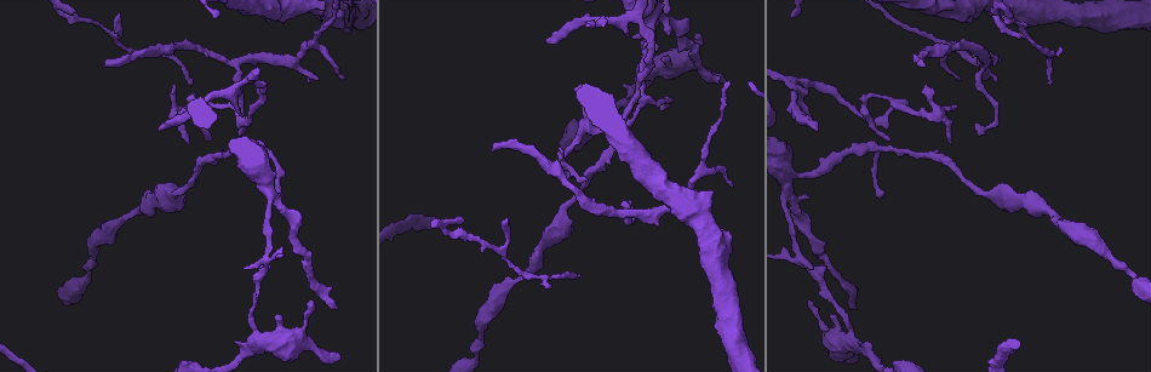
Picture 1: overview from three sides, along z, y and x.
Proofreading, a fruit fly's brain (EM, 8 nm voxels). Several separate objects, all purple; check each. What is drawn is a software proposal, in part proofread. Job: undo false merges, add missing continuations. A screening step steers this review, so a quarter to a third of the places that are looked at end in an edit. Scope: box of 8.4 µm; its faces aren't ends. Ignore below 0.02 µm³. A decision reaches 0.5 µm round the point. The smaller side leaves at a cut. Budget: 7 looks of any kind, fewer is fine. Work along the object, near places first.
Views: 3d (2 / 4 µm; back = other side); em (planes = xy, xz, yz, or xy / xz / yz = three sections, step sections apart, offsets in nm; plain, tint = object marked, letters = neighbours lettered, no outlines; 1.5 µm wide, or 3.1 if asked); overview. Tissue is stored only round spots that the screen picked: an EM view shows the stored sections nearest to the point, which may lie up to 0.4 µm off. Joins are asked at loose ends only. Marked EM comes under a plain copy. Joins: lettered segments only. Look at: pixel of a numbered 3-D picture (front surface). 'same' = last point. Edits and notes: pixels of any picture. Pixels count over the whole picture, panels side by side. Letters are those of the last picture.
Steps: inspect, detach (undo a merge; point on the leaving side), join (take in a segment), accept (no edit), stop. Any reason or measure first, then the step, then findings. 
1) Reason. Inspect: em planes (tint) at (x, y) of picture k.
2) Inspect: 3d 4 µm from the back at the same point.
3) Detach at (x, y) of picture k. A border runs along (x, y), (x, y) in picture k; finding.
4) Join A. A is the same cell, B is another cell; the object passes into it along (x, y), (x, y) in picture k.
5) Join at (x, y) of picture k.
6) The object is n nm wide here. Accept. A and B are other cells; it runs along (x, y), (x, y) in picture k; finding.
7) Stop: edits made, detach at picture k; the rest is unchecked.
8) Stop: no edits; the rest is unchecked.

Abrupt turn. Inspect: 3d 4 µm at (269, 247) of picture 1.

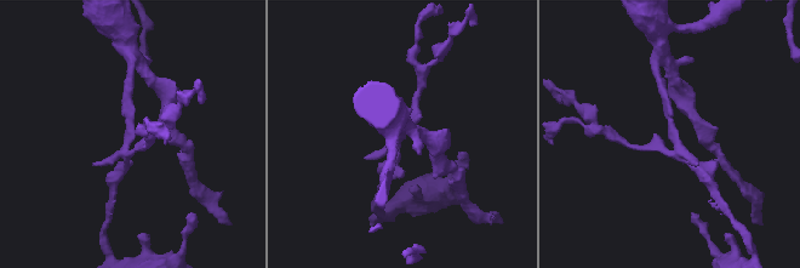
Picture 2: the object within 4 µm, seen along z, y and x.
Inspect: em xy step 8 (letters) at (401, 136) of picture 2.

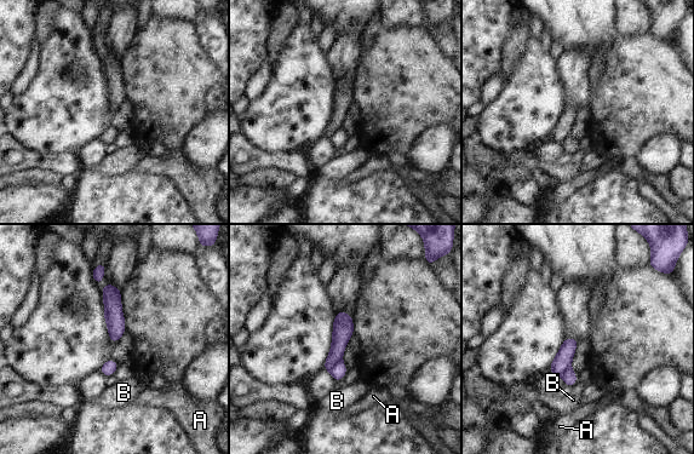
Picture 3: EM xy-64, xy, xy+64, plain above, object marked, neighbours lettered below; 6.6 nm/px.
Detach at (343, 329) of picture 3. A and B are other cells; the part that leaves runs along (342, 314), (342, 334), (327, 366) in picture 3; two neurons meet here.

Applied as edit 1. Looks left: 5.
Branch stops here. Inspect: em planes (letters) at (628, 34) of picture 1.

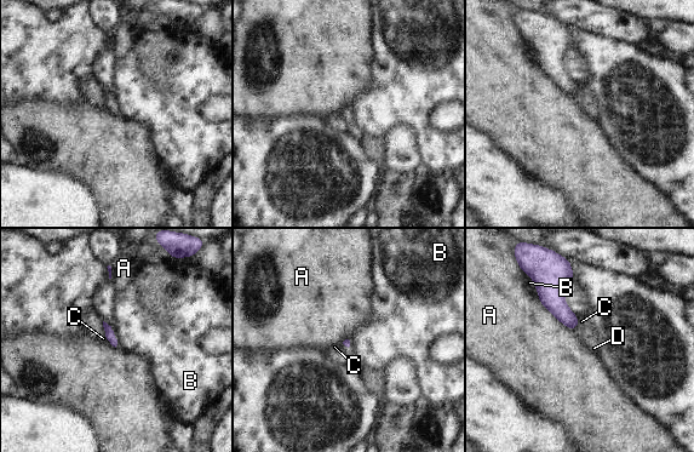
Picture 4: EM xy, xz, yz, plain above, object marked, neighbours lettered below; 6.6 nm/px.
The longest contact is with A, 320 nm. Accept. A, B, C and D are other cells; none of them fits.

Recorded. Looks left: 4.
Stop: edits made, detach at picture 3; the rest is unchecked.

